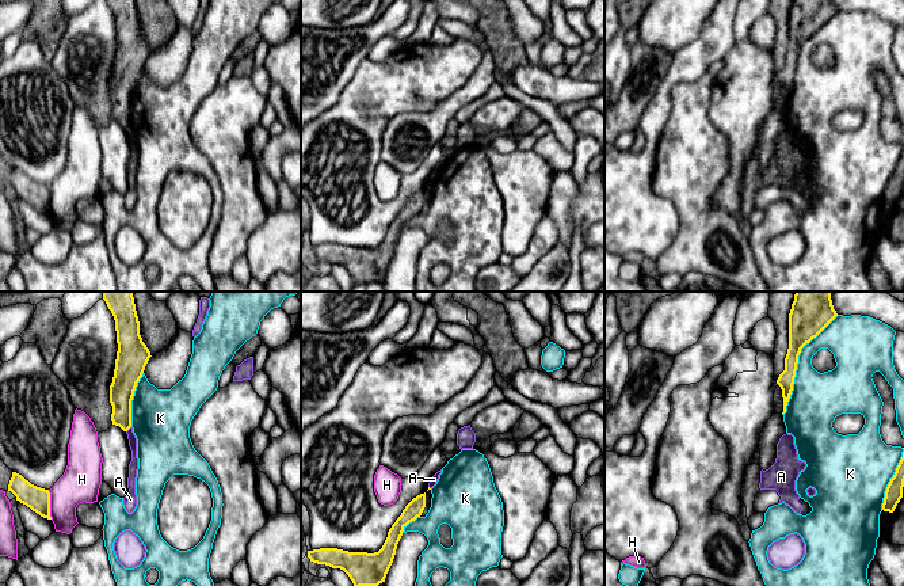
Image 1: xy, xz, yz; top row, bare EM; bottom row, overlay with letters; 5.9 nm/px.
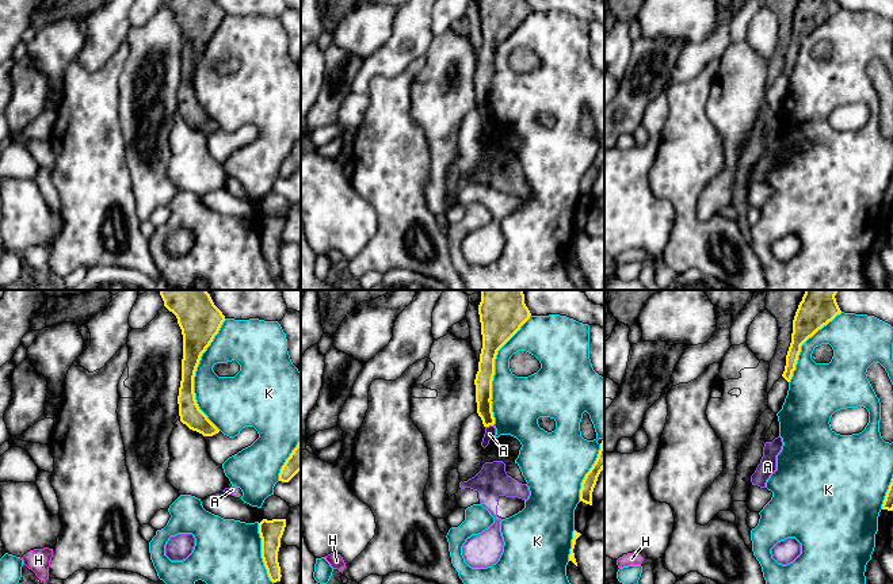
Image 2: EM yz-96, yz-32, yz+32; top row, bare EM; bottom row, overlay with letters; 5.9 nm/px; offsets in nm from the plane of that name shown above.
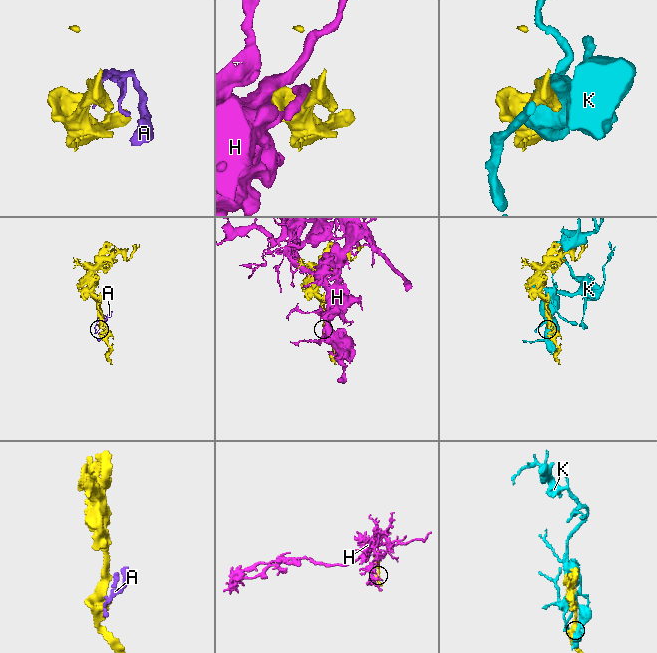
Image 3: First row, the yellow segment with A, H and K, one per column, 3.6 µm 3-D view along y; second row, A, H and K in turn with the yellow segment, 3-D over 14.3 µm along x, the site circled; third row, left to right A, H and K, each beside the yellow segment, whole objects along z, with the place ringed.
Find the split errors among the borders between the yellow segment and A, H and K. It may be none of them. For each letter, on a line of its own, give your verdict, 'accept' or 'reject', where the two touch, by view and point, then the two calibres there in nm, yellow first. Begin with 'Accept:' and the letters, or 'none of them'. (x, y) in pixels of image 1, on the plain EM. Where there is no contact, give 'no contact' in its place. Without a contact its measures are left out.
Accept: none of them
A: reject; contact xy (129, 124); calibres 150 and 60 nm
H: reject; contact xy (49, 201); calibres 140 and 220 nm
K: reject; contact yz (797, 59); calibres 200 and 300 nm

